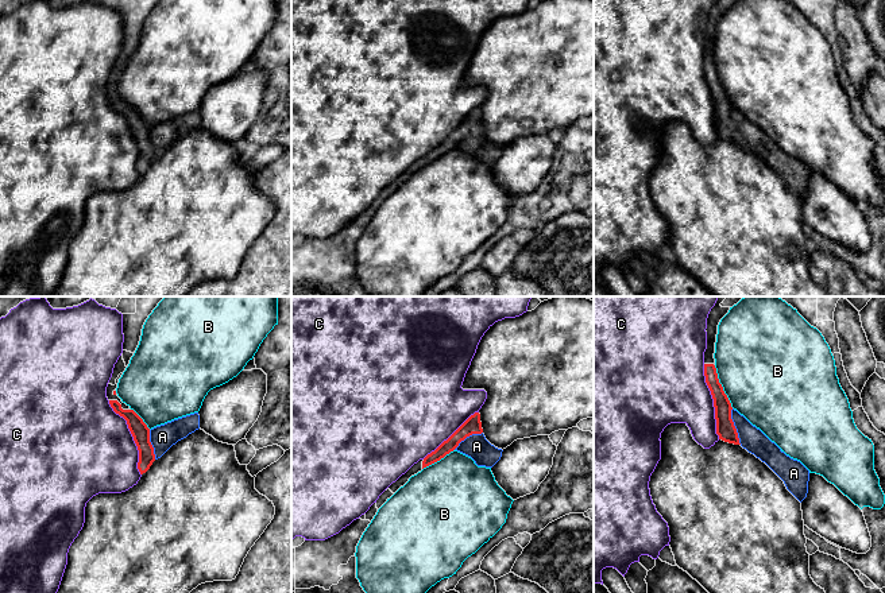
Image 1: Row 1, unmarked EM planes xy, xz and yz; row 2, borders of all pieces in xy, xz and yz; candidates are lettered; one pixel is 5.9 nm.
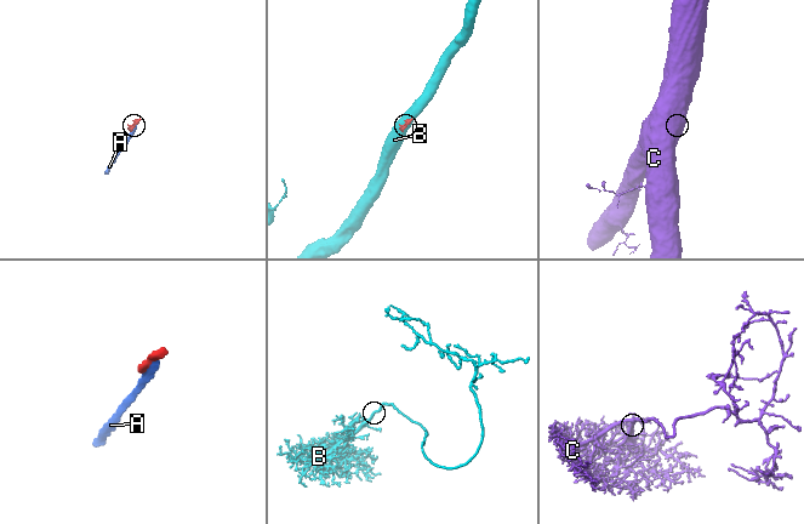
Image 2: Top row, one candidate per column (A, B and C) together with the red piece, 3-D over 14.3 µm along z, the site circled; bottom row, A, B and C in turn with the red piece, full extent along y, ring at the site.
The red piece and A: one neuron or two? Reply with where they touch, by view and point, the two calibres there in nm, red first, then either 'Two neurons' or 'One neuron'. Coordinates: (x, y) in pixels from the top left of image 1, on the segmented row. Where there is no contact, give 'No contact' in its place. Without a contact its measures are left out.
Touches red at yz (734, 426). Thickness 120 nm (red) against 150 nm. One neuron

